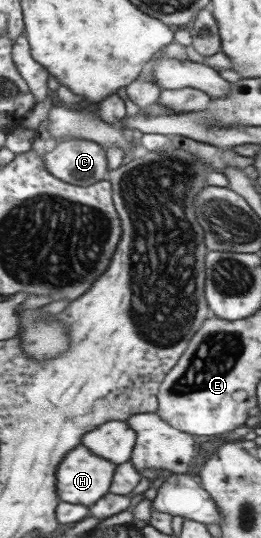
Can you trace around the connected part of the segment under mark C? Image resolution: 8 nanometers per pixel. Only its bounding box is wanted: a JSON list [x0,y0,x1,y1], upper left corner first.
[43,138,109,187]

